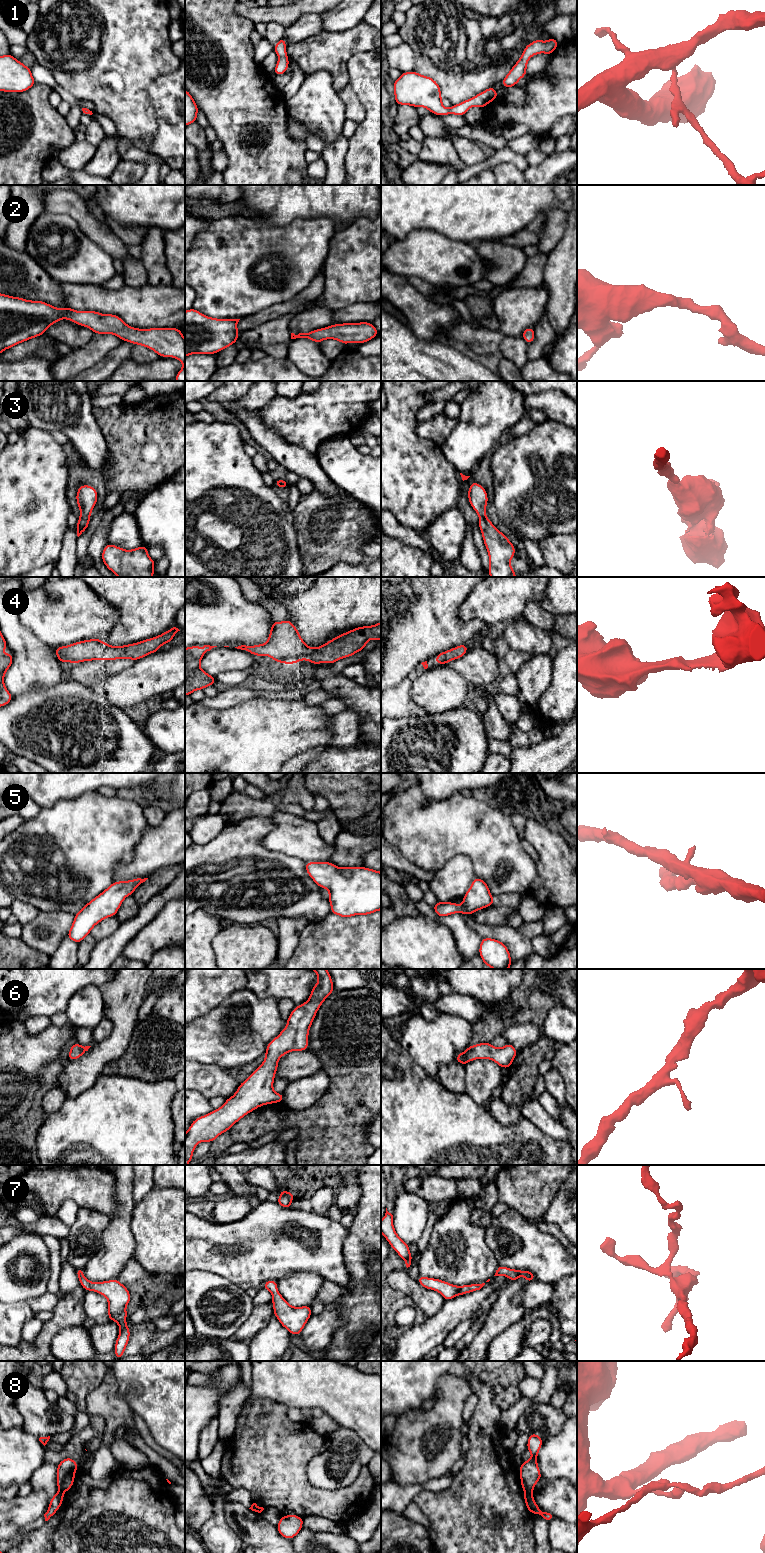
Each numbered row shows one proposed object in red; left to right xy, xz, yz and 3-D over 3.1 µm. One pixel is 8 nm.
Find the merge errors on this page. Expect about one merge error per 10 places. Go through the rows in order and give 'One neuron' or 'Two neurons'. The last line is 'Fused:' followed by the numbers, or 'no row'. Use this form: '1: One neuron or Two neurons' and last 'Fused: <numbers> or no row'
1: One neuron
2: One neuron
3: One neuron
4: One neuron
5: One neuron
6: One neuron
7: One neuron
8: Two neurons
Fused: 8

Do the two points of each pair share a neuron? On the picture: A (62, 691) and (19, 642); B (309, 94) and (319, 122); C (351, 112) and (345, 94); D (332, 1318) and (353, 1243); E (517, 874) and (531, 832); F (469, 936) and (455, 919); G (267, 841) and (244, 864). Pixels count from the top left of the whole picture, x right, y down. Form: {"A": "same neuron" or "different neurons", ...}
{"A": "different neurons", "B": "same neuron", "C": "same neuron", "D": "different neurons", "E": "different neurons", "F": "same neuron", "G": "different neurons"}

